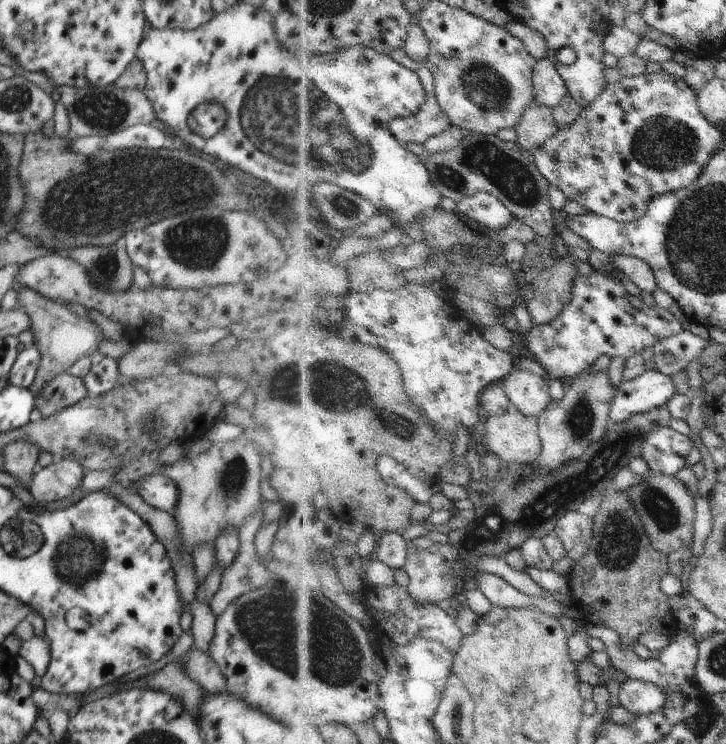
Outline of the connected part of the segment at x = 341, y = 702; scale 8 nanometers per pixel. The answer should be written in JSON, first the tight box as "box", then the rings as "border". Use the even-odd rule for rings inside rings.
{"box":[208,581,383,728],"border":[[[308,581],[295,582],[291,584],[274,584],[272,586],[262,586],[254,590],[250,590],[241,594],[234,600],[233,604],[228,604],[226,610],[215,616],[214,638],[210,642],[208,648],[209,655],[214,659],[214,662],[220,668],[222,676],[226,678],[226,686],[228,692],[234,696],[244,698],[250,706],[256,706],[258,710],[262,710],[266,716],[274,718],[276,722],[284,724],[284,726],[316,726],[323,727],[328,723],[342,722],[348,724],[352,728],[356,728],[356,723],[364,722],[371,723],[378,712],[383,708],[383,694],[381,693],[381,680],[378,676],[378,661],[379,652],[376,652],[372,643],[373,635],[359,620],[356,620],[349,612],[346,612],[341,606],[338,606],[322,589],[314,586]]]}

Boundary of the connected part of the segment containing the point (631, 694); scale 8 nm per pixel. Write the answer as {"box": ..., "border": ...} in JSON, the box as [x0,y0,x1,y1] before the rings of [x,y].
{"box":[619,679,668,716],"border":[[[627,679],[619,692],[619,702],[637,716],[660,712],[668,702],[668,692],[652,682]]]}

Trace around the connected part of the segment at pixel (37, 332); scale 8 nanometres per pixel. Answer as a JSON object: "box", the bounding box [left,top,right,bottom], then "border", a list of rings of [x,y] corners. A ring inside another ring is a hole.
{"box":[16,284,105,401],"border":[[[17,284],[18,286],[18,301],[16,303],[16,308],[19,308],[30,321],[30,330],[34,333],[36,351],[41,354],[38,370],[36,372],[36,378],[33,380],[33,384],[29,387],[34,394],[34,400],[37,401],[40,398],[40,392],[42,388],[52,380],[56,378],[59,374],[68,373],[70,367],[82,357],[90,357],[98,351],[98,346],[102,344],[102,340],[105,340],[100,326],[94,321],[86,320],[86,318],[80,318],[76,316],[70,307],[62,305],[61,303],[56,302],[55,300],[50,300],[45,296],[42,296],[38,291],[28,288],[28,286],[22,286],[22,284]]]}

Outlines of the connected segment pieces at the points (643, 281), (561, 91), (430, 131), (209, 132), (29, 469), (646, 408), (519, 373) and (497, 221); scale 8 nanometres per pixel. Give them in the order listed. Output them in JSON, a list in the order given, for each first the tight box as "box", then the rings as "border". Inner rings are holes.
[{"box":[613,254,659,292],"border":[[[616,254],[613,262],[615,266],[623,270],[641,290],[644,292],[656,292],[658,290],[659,282],[657,276],[652,270],[652,266],[636,256],[626,256],[626,254]]]},{"box":[534,58,571,108],"border":[[[548,58],[538,60],[534,70],[537,100],[552,108],[558,108],[564,98],[571,94],[564,75],[558,70],[554,60]]]},{"box":[391,48,453,145],"border":[[[405,48],[394,50],[394,54],[391,55],[400,64],[418,72],[429,93],[429,99],[419,113],[408,118],[396,118],[392,122],[393,133],[405,145],[414,142],[424,144],[430,138],[444,134],[453,122],[450,115],[440,104],[434,73],[428,68],[427,63],[416,62]]]},{"box":[188,104,226,138],"border":[[[200,104],[188,118],[188,126],[202,138],[210,138],[218,134],[226,124],[226,110],[220,104]]]},{"box":[4,438,41,484],"border":[[[24,438],[8,443],[4,448],[4,471],[29,484],[34,478],[41,449],[36,444],[26,442]]]},{"box":[612,370,677,426],"border":[[[646,370],[639,377],[624,381],[612,407],[613,426],[630,422],[636,414],[648,414],[673,403],[677,391],[674,377],[660,370]]]},{"box":[504,370,552,416],"border":[[[514,370],[504,380],[508,396],[514,402],[514,408],[526,416],[540,416],[552,404],[548,378],[543,378],[530,370]]]},{"box":[456,191,518,233],"border":[[[486,191],[472,193],[470,198],[458,204],[456,210],[499,233],[518,220],[503,200]]]}]

